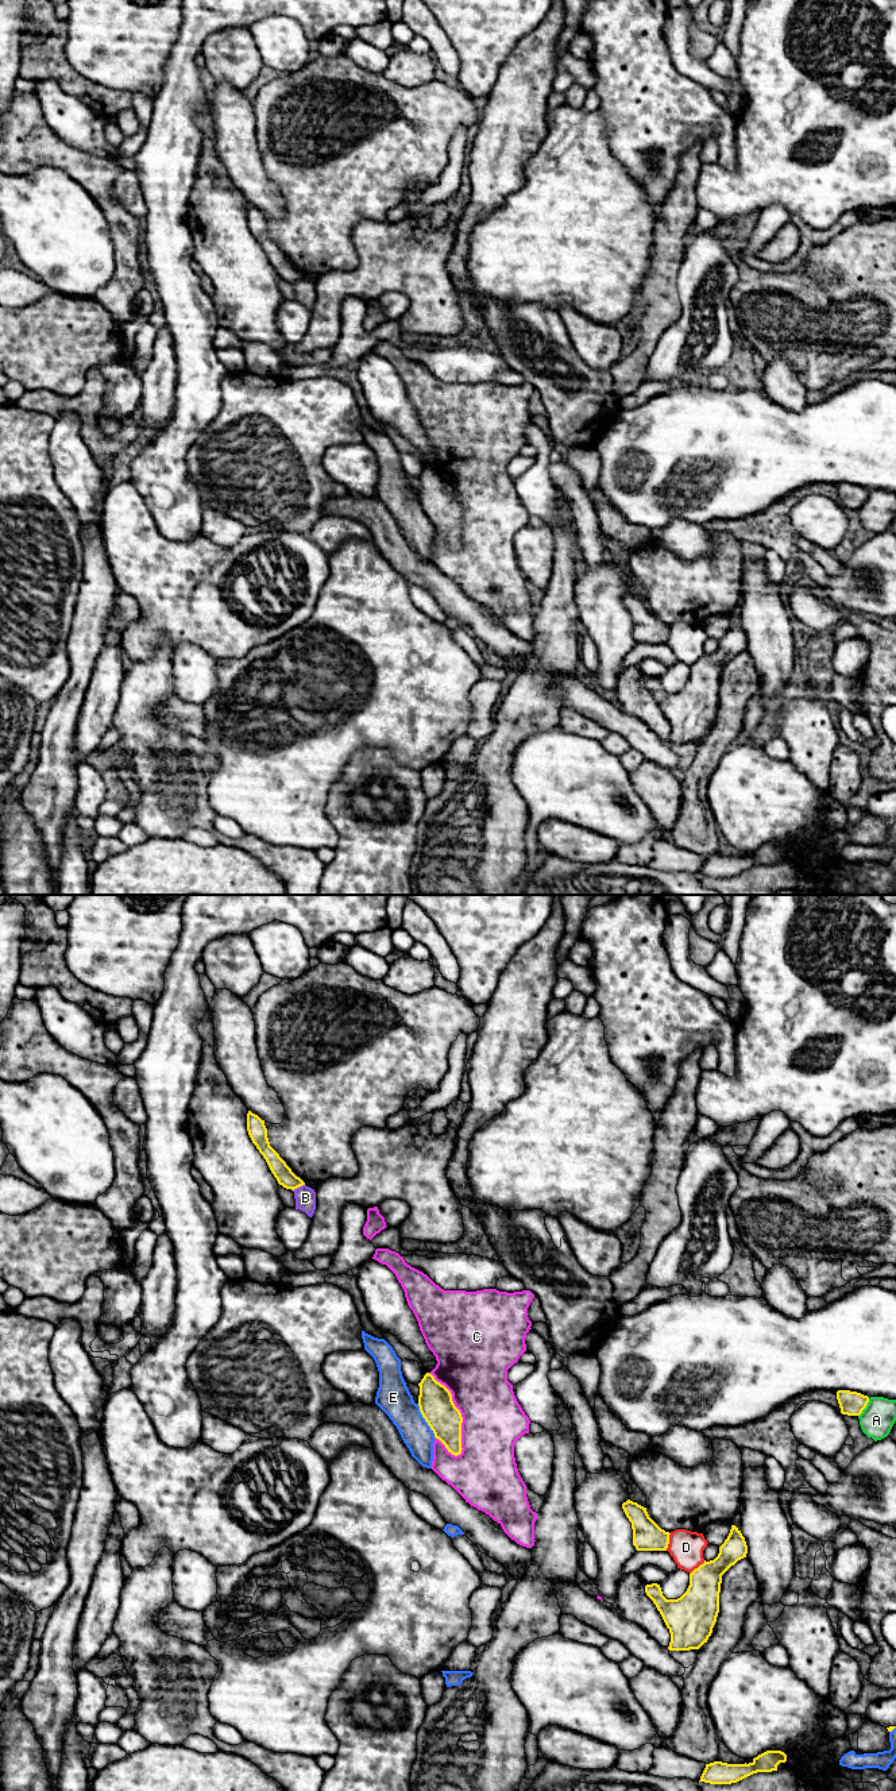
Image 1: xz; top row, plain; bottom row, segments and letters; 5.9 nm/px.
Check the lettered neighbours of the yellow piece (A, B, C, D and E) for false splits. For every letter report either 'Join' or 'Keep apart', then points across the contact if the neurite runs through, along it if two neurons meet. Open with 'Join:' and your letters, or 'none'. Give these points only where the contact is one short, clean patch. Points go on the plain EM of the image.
Join: none
A: Keep apart
B: Keep apart. Boundary: xz (304, 277), (293, 284)
C: Keep apart
D: Keep apart
E: Keep apart

